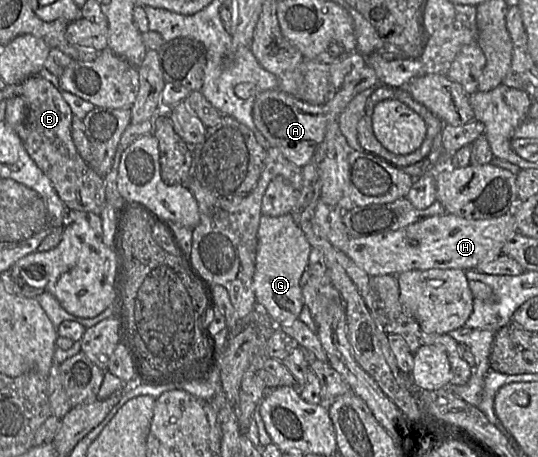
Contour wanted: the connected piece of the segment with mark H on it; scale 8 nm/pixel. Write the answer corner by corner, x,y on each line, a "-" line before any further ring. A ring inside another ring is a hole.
452,214
433,216
397,231
349,239
345,254
369,277
392,275
411,270
476,269
481,263
501,255
506,241
515,234
514,216
505,214
484,220
470,220

